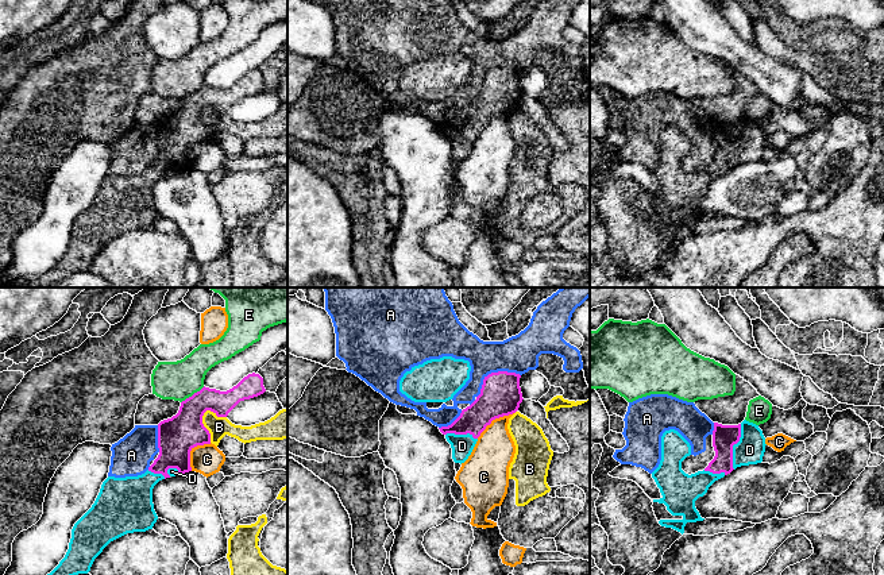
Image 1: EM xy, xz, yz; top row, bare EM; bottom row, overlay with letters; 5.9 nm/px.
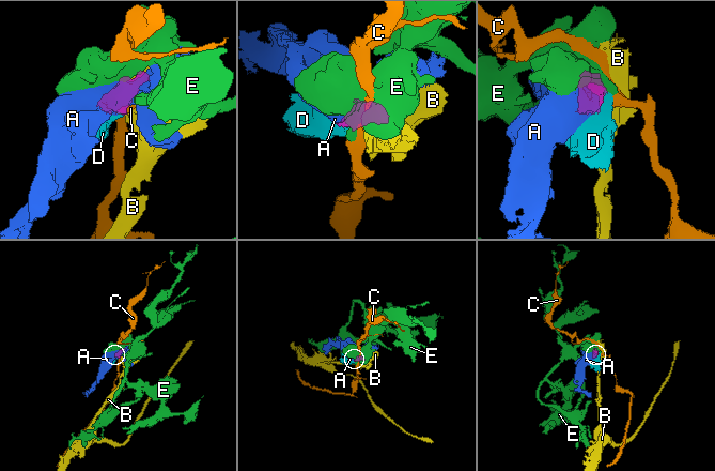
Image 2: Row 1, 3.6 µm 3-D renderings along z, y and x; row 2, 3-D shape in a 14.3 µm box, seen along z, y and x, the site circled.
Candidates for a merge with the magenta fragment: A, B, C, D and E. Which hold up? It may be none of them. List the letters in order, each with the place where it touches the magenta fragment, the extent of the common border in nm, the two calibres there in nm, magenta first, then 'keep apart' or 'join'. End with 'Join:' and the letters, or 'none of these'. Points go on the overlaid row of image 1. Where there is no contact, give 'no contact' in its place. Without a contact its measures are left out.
A: xz (493, 373) | 300 nm | 240/220 nm | keep apart
B: xy (203, 425) | 200 nm | 220/120 nm | keep apart
C: xy (190, 450) | 200 nm | 220/180 nm | keep apart
D: yz (732, 447) | 280 nm | 140/170 nm | join
E: xy (193, 394) | 170 nm | 220/220 nm | keep apart
Join: D

